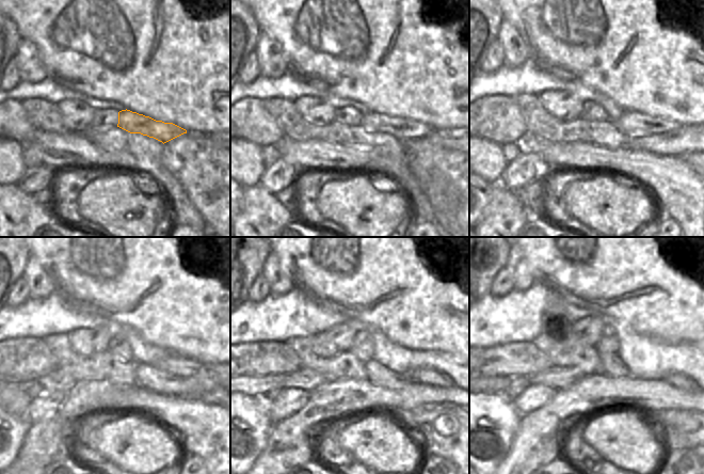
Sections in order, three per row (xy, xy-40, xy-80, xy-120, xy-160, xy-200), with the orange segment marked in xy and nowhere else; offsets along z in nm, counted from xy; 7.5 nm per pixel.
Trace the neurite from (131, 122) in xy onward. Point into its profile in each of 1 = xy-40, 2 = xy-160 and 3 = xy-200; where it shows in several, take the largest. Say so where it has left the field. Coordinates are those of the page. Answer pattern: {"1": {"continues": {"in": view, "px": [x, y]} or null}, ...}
{"1": {"continues": {"in": "xy-40", "px": [404, 129]}}, "2": {"continues": {"in": "xy-160", "px": [431, 377]}}, "3": {"continues": {"in": "xy-200", "px": [678, 380]}}}

